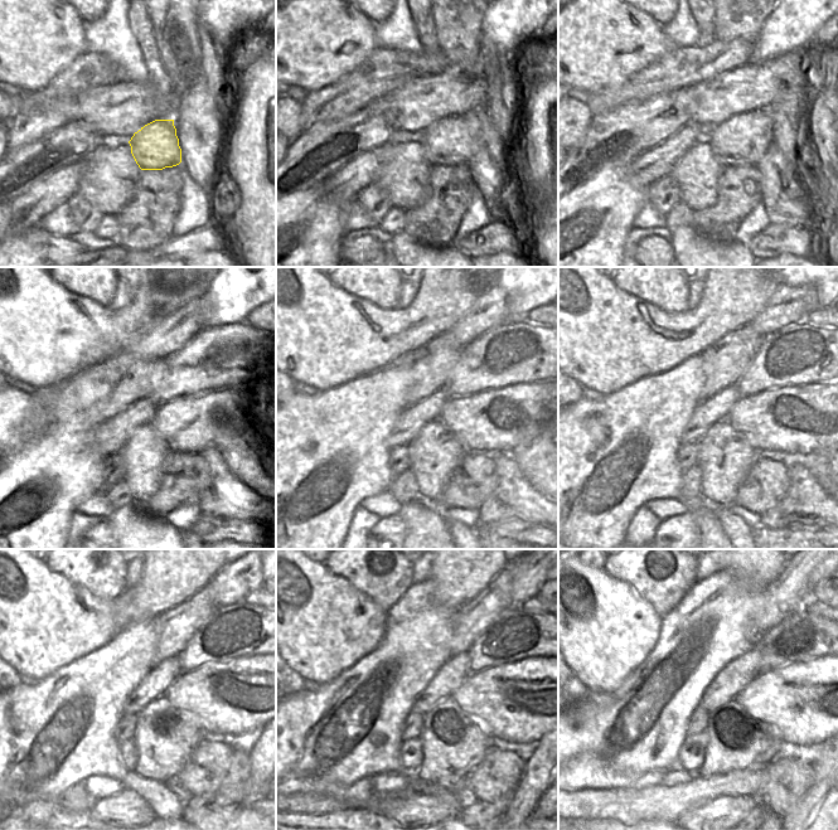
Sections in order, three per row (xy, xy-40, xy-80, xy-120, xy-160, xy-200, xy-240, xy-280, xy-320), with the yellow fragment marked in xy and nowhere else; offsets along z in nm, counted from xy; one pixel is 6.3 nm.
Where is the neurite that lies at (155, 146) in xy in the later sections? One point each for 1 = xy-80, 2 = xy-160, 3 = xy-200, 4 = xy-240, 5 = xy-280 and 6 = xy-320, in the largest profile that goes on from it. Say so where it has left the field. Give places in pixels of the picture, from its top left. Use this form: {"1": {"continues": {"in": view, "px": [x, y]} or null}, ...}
{"1": {"continues": {"in": "xy-80", "px": [742, 140]}}, "2": {"continues": {"in": "xy-160", "px": [509, 420]}}, "3": {"continues": {"in": "xy-200", "px": [808, 418]}}, "4": {"continues": {"in": "xy-240", "px": [237, 698]}}, "5": {"continues": {"in": "xy-280", "px": [521, 702]}}, "6": {"continues": {"in": "xy-320", "px": [805, 703]}}}

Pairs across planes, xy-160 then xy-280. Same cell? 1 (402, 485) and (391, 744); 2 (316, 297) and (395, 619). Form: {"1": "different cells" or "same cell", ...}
{"1": "different cells", "2": "different cells"}

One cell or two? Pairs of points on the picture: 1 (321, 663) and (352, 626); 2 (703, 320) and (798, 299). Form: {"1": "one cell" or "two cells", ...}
{"1": "one cell", "2": "two cells"}

